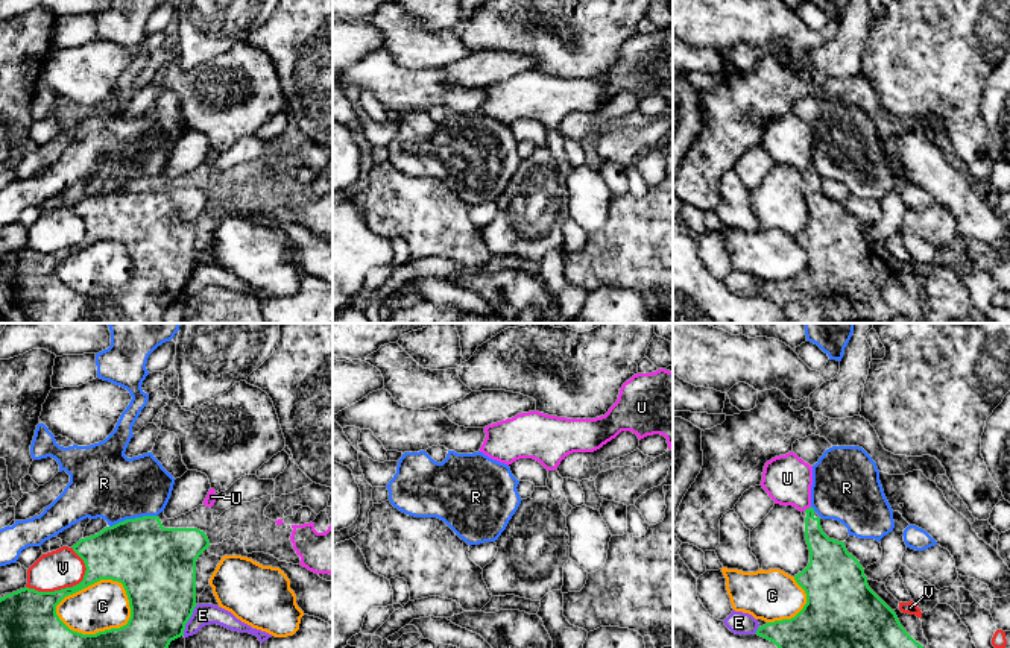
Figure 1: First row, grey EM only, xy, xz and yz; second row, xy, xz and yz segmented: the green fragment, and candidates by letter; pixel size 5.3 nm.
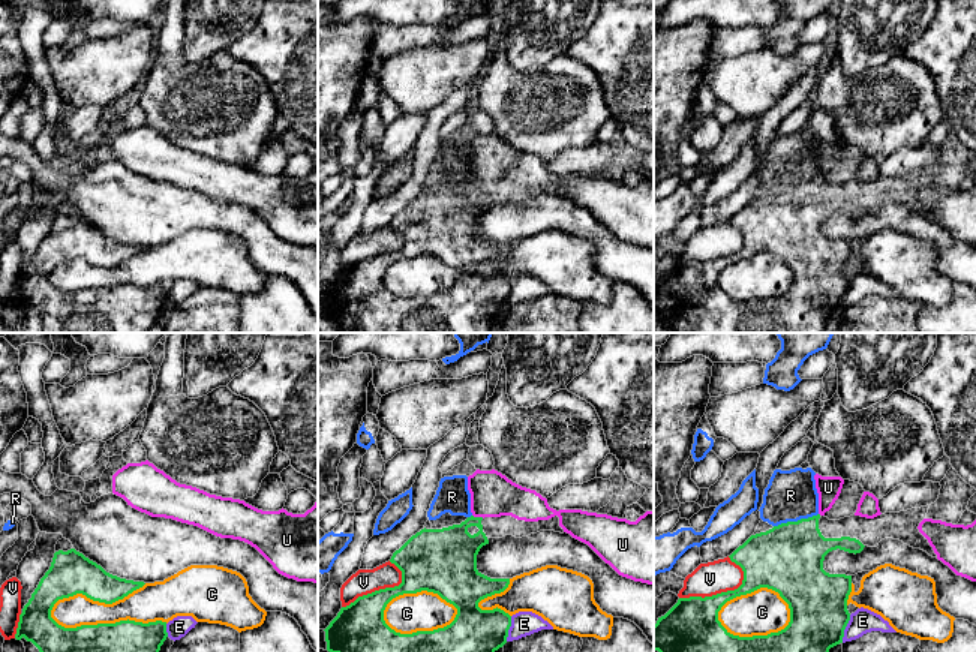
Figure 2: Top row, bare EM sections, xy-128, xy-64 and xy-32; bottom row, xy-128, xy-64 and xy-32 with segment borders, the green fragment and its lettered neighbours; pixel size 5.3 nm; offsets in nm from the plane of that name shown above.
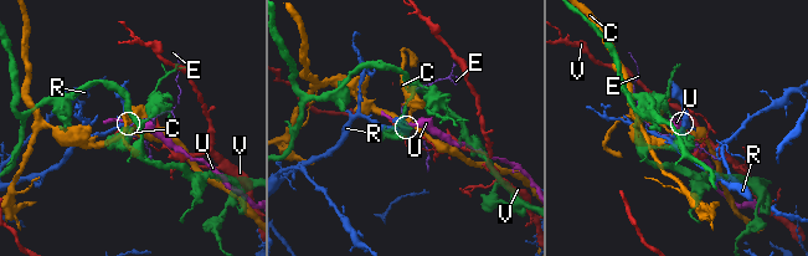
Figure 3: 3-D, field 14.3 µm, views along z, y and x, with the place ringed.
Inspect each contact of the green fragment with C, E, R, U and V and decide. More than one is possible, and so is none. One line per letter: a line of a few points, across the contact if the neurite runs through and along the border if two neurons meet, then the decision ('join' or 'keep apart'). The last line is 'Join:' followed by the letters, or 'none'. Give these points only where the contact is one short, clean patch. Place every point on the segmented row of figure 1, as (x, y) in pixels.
C: keep apart
E: keep apart
R: line xy (157, 515), (126, 518), (110, 527); keep apart
U: line yz (810, 506), (804, 510); keep apart
V: keep apart
Join: none

